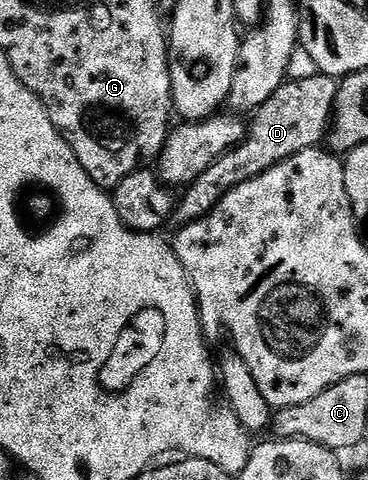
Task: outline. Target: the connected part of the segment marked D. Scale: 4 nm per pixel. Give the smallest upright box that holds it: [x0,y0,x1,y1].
[171,73,339,228]

